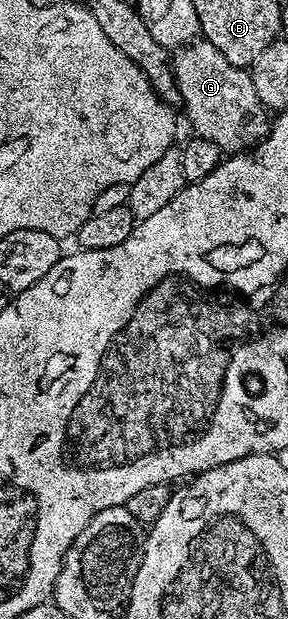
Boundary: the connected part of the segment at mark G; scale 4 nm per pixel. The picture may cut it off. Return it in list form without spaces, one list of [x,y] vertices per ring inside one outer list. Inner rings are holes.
[[[193,41],[177,50],[171,60],[188,123],[201,139],[212,139],[224,153],[255,148],[270,130],[270,115],[254,93],[254,81],[245,68],[230,65],[214,45]]]

